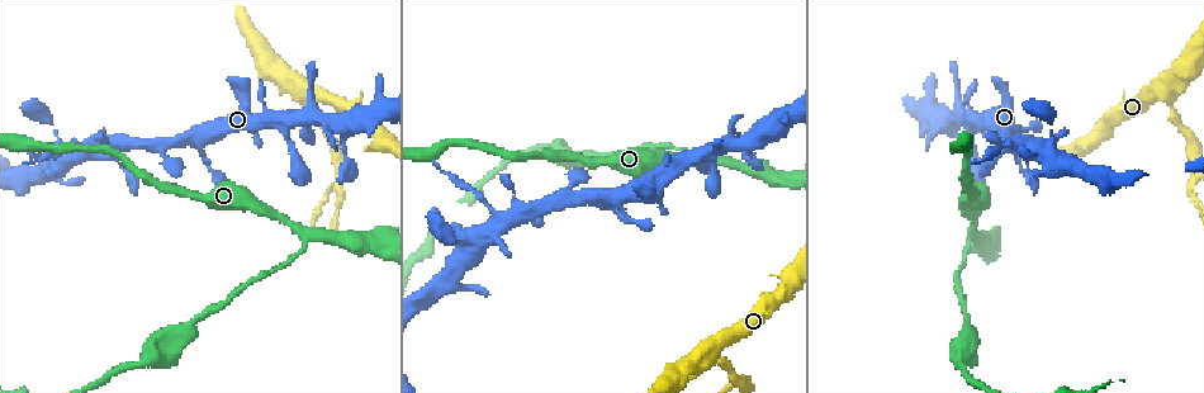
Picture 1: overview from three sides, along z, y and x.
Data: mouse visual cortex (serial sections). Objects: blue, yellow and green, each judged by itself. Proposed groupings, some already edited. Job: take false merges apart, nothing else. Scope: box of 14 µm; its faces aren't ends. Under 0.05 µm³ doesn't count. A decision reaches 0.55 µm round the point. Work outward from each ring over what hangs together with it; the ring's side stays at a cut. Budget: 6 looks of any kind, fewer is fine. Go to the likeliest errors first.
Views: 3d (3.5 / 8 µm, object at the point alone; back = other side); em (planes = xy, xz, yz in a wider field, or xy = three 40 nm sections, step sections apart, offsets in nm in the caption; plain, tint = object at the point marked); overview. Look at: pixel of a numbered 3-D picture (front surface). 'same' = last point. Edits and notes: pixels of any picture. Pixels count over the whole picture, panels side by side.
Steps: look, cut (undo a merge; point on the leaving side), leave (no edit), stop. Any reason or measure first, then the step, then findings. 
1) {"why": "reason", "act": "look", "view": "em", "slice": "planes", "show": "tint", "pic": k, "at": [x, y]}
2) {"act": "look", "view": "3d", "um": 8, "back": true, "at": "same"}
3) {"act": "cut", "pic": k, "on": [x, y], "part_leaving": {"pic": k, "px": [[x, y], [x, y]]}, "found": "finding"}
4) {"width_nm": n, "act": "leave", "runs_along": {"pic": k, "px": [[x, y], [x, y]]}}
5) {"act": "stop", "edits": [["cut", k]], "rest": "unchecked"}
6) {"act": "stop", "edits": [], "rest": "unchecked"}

{"act": "look", "view": "3d", "um": 3.5, "pic": 1, "at": [339, 187]}

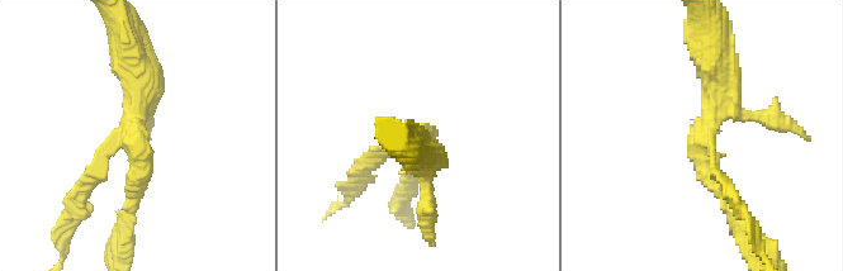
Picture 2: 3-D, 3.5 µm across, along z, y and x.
{"arms": 3, "arm_widths_nm": [200, 200, 500], "act": "look", "view": "em", "slice": "xy", "step": 5, "show": "tint", "pic": 2, "at": [130, 139]}

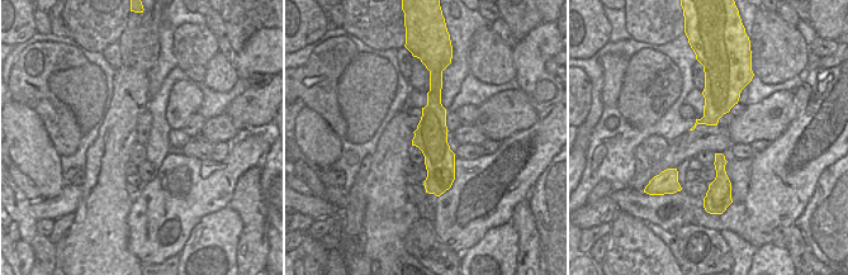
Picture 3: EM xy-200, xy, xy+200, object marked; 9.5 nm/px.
{"act": "leave", "runs_along": {"pic": 3, "px": [[434, 83], [439, 190]]}, "found": "all the same cell"}

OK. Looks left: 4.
{"why": "thin neck", "act": "look", "view": "3d", "um": 3.5, "pic": 1, "at": [1001, 143]}

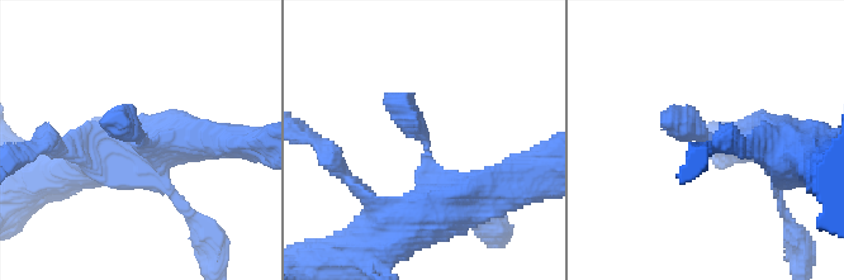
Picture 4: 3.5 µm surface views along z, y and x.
{"why": "shape alone is not enough", "act": "look", "view": "em", "slice": "xy", "step": 1, "show": "tint", "pic": 4, "at": [143, 141]}

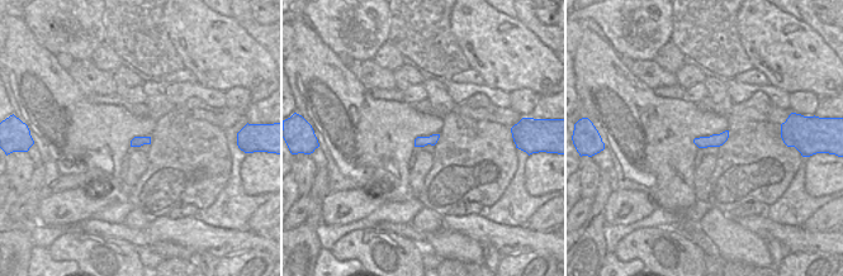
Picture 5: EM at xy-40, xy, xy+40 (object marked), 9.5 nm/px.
{"width_nm": 100, "act": "leave", "runs_along": {"pic": 4, "px": [[762, 141], [710, 141], [664, 118]]}, "found": "all the same cell"}

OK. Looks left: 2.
{"why": "thick turns thin", "act": "look", "view": "3d", "um": 8, "pic": 1, "at": [38, 114]}

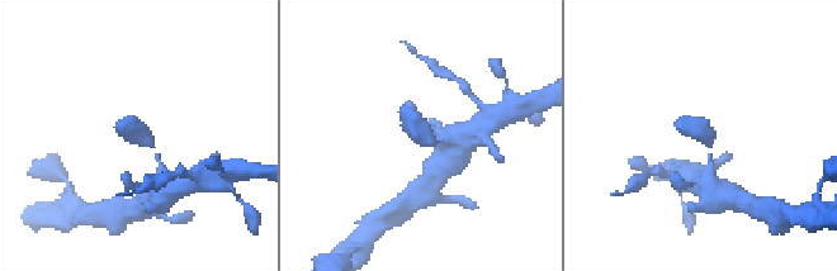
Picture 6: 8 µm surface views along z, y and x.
{"why": "shape alone is not enough", "act": "look", "view": "em", "slice": "xy", "step": 2, "show": "tint", "pic": 6, "at": [138, 134]}

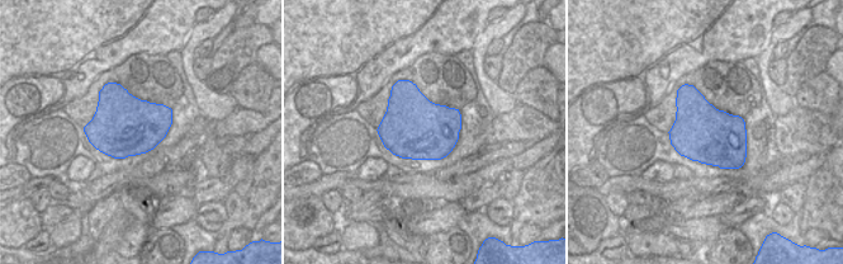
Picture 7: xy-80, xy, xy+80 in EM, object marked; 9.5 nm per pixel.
{"arm_widths_nm": [150, 500], "act": "leave", "runs_along": {"pic": 6, "px": [[160, 165], [149, 142], [121, 126]]}, "found": "one cell here"}

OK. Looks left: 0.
{"act": "stop", "edits": [], "rest": "unchecked"}

